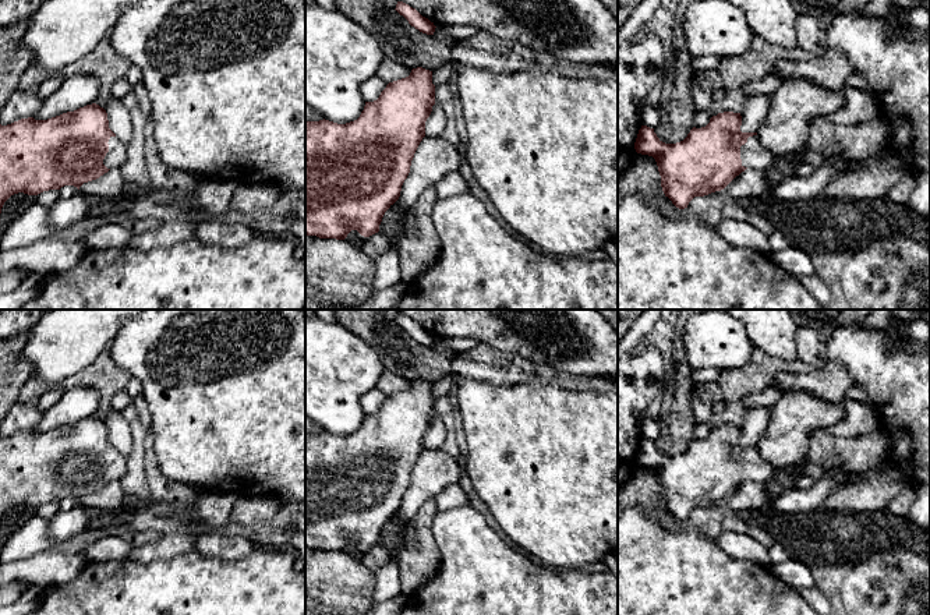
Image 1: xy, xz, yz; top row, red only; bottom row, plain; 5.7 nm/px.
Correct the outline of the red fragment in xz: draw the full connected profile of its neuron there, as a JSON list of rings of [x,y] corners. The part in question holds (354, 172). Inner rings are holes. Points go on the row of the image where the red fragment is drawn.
[[[417,67],[409,77],[389,82],[376,100],[365,102],[354,121],[305,121],[307,236],[344,240],[351,230],[364,237],[379,231],[385,212],[400,197],[434,105],[432,71]]]

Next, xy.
[[[96,103],[47,120],[28,117],[7,126],[0,124],[0,213],[4,202],[14,194],[38,195],[64,185],[74,185],[79,190],[84,183],[99,179],[110,169],[120,169],[125,159],[125,144],[109,128],[107,113]]]

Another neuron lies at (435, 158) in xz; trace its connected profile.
[[[425,135],[414,153],[397,205],[407,212],[422,191],[435,187],[442,177],[457,173],[463,160],[464,153],[457,145]]]

